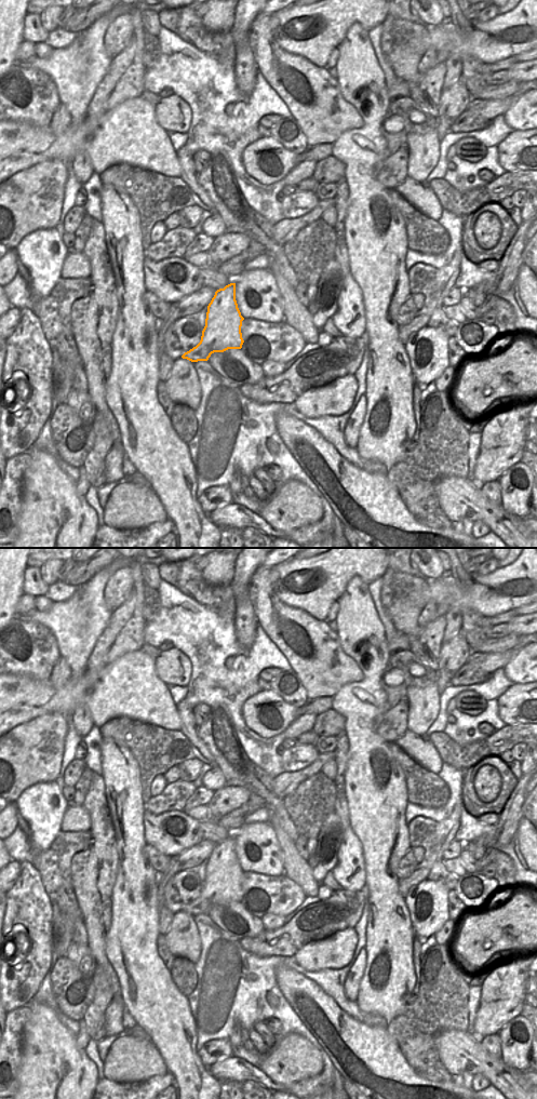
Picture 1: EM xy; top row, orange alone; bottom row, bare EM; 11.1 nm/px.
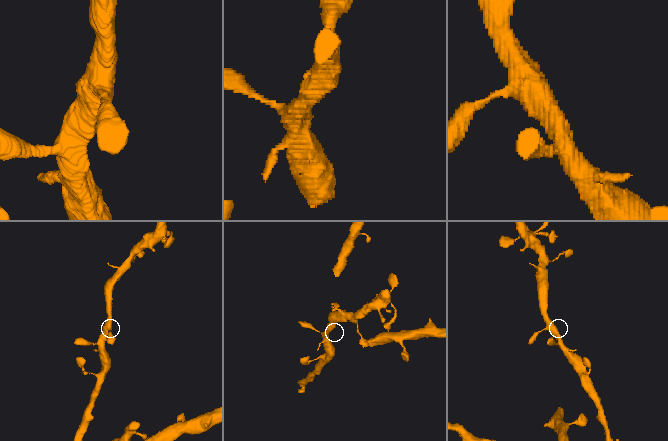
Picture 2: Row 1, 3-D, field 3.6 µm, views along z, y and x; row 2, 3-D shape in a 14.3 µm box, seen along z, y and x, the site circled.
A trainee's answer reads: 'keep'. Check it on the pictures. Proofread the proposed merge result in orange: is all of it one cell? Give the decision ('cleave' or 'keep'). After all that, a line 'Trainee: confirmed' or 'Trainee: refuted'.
keep
Trainee: confirmed

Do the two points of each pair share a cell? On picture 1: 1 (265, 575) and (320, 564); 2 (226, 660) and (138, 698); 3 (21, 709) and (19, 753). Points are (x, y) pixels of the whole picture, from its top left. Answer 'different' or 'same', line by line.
1: different
2: different
3: different

